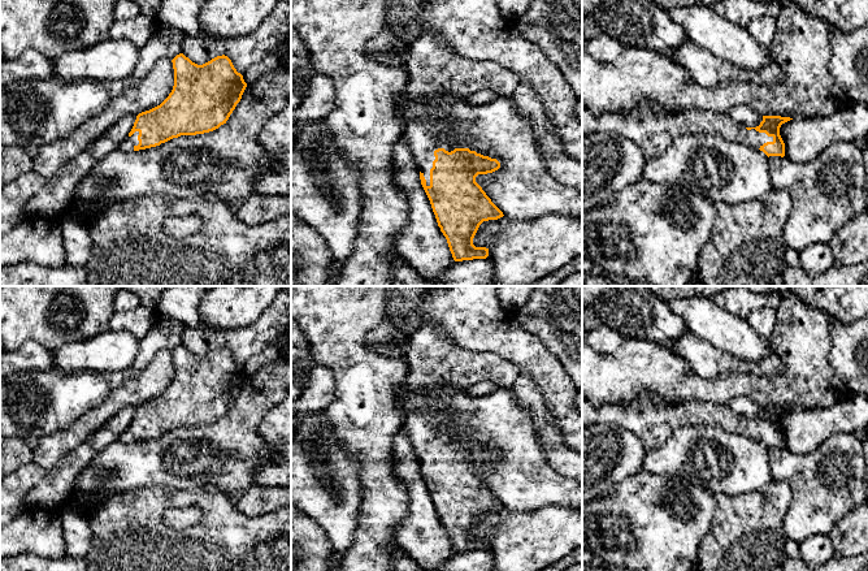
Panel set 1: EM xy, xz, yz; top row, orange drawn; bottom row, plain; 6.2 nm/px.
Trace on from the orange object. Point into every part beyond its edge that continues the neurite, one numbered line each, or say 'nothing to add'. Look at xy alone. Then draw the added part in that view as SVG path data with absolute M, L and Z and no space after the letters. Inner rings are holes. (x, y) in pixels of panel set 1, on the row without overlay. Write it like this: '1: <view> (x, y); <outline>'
1: xy (127, 436); M135 423L131 428L125 429L120 440L126 444L134 442L134 438L139 436L138 427L139 423Z

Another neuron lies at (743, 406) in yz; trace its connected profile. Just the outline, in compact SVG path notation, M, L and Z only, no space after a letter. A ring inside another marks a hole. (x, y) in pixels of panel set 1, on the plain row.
M737 397L732 399L729 407L733 412L745 419L756 419L763 412L763 407L747 397Z

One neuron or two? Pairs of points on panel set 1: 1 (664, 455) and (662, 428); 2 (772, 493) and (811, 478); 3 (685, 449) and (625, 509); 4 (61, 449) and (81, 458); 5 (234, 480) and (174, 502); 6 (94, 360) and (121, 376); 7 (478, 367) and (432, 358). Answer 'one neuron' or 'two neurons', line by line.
1: two neurons
2: two neurons
3: two neurons
4: two neurons
5: two neurons
6: two neurons
7: one neuron

